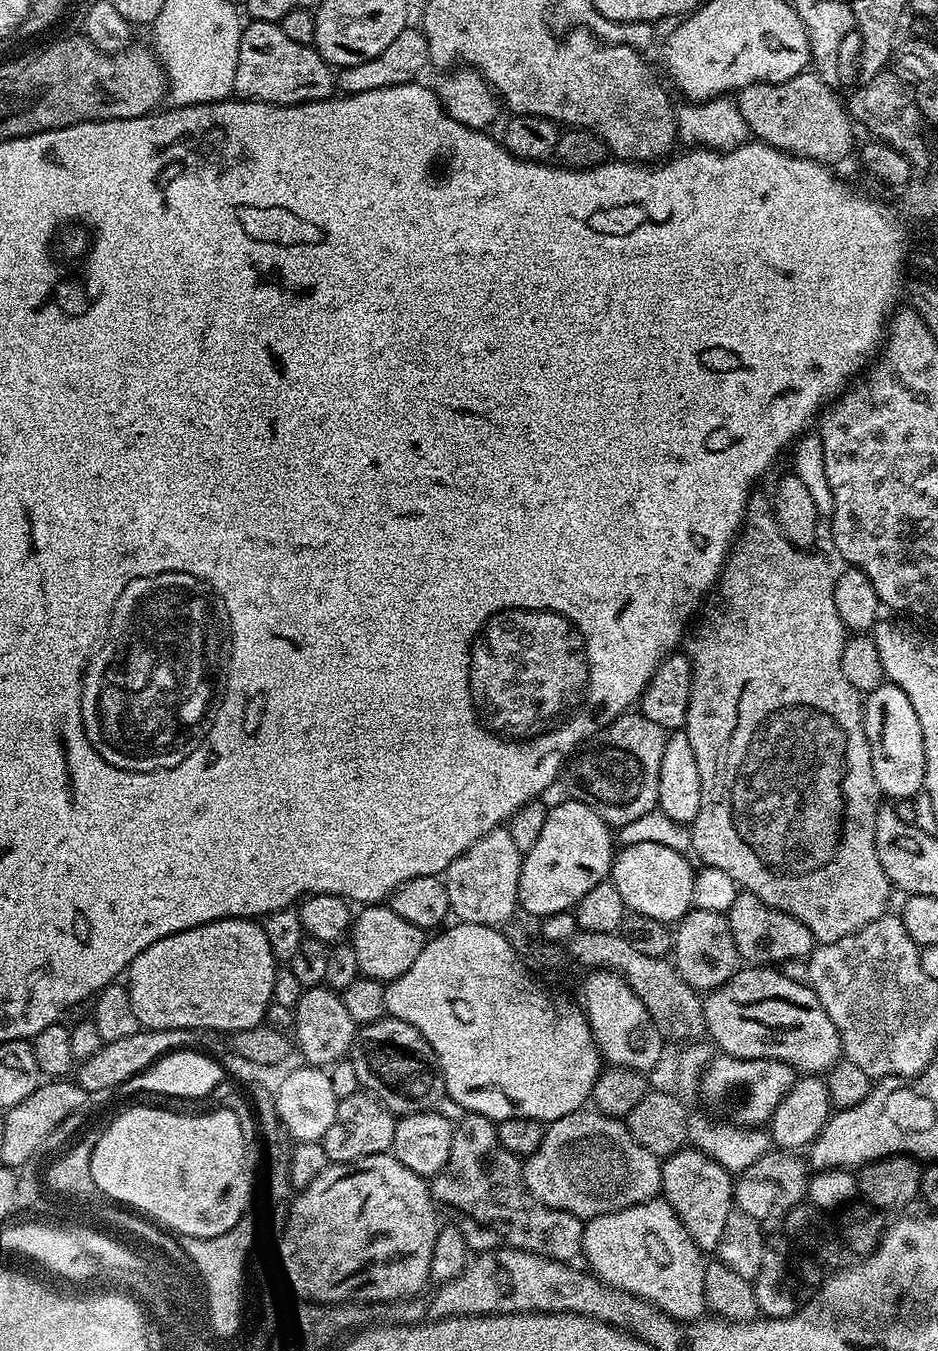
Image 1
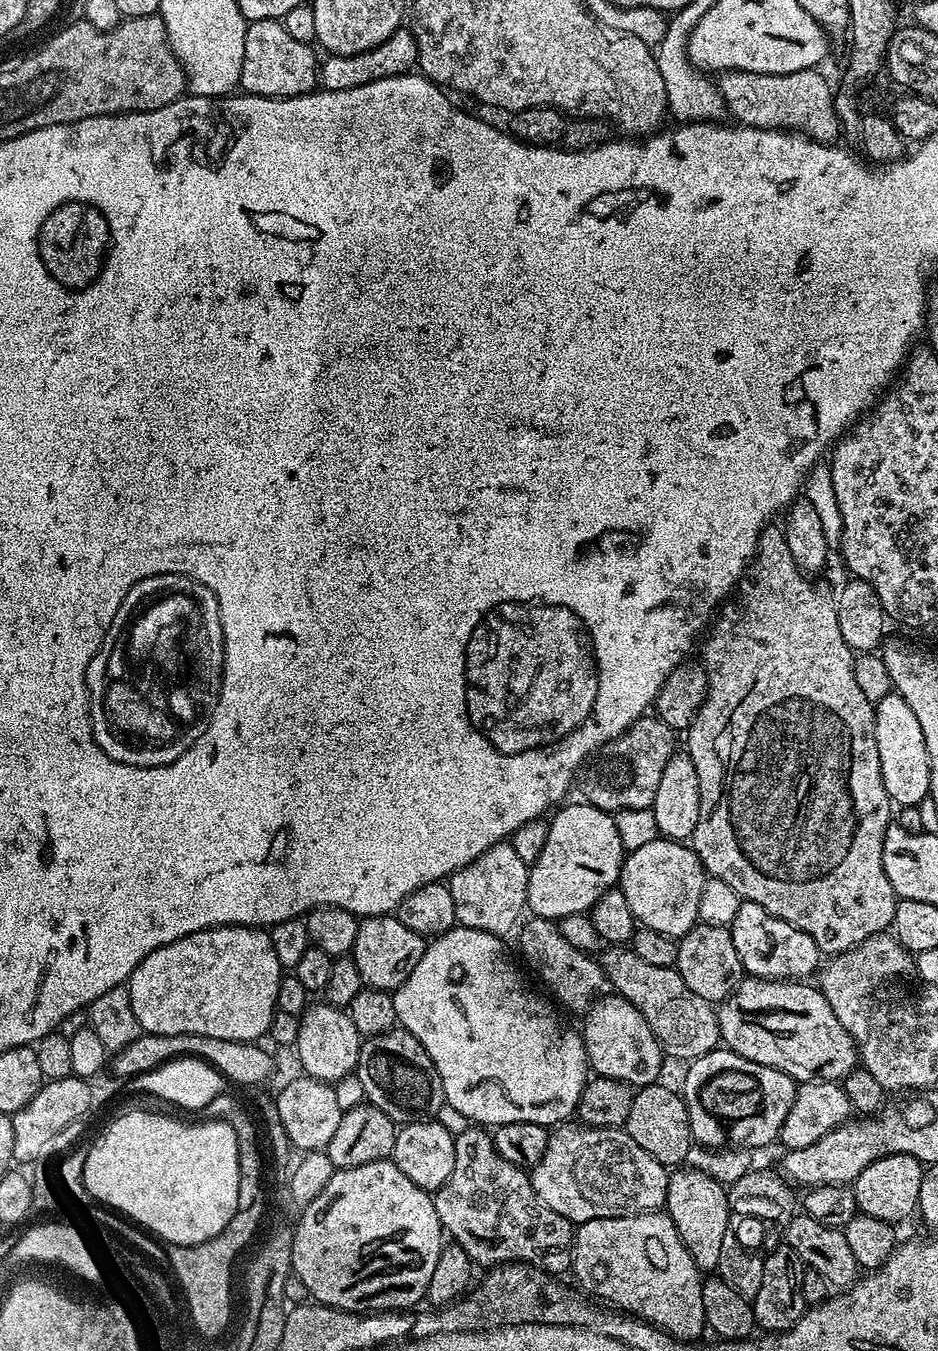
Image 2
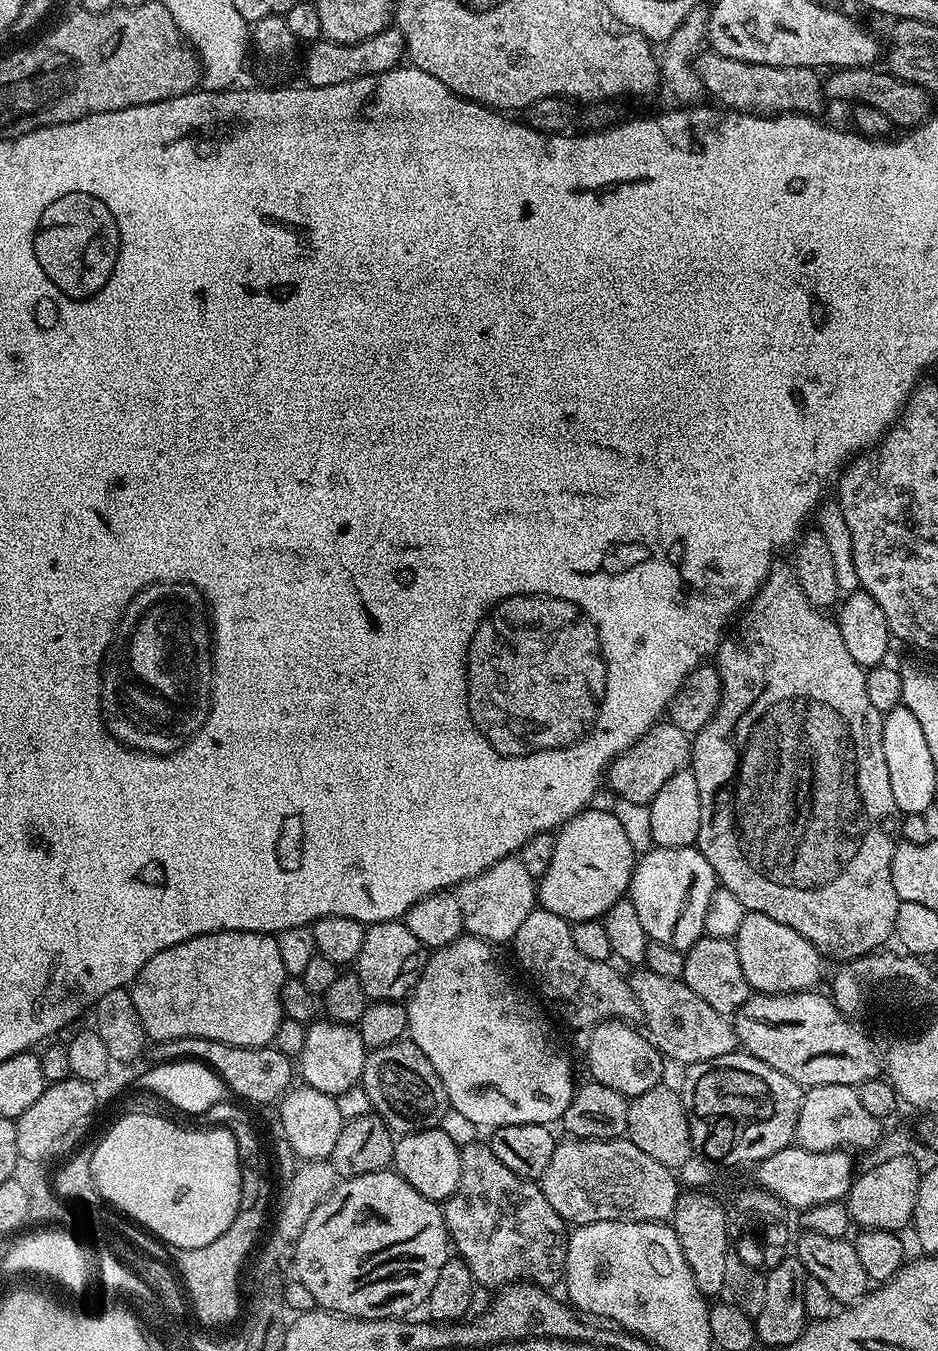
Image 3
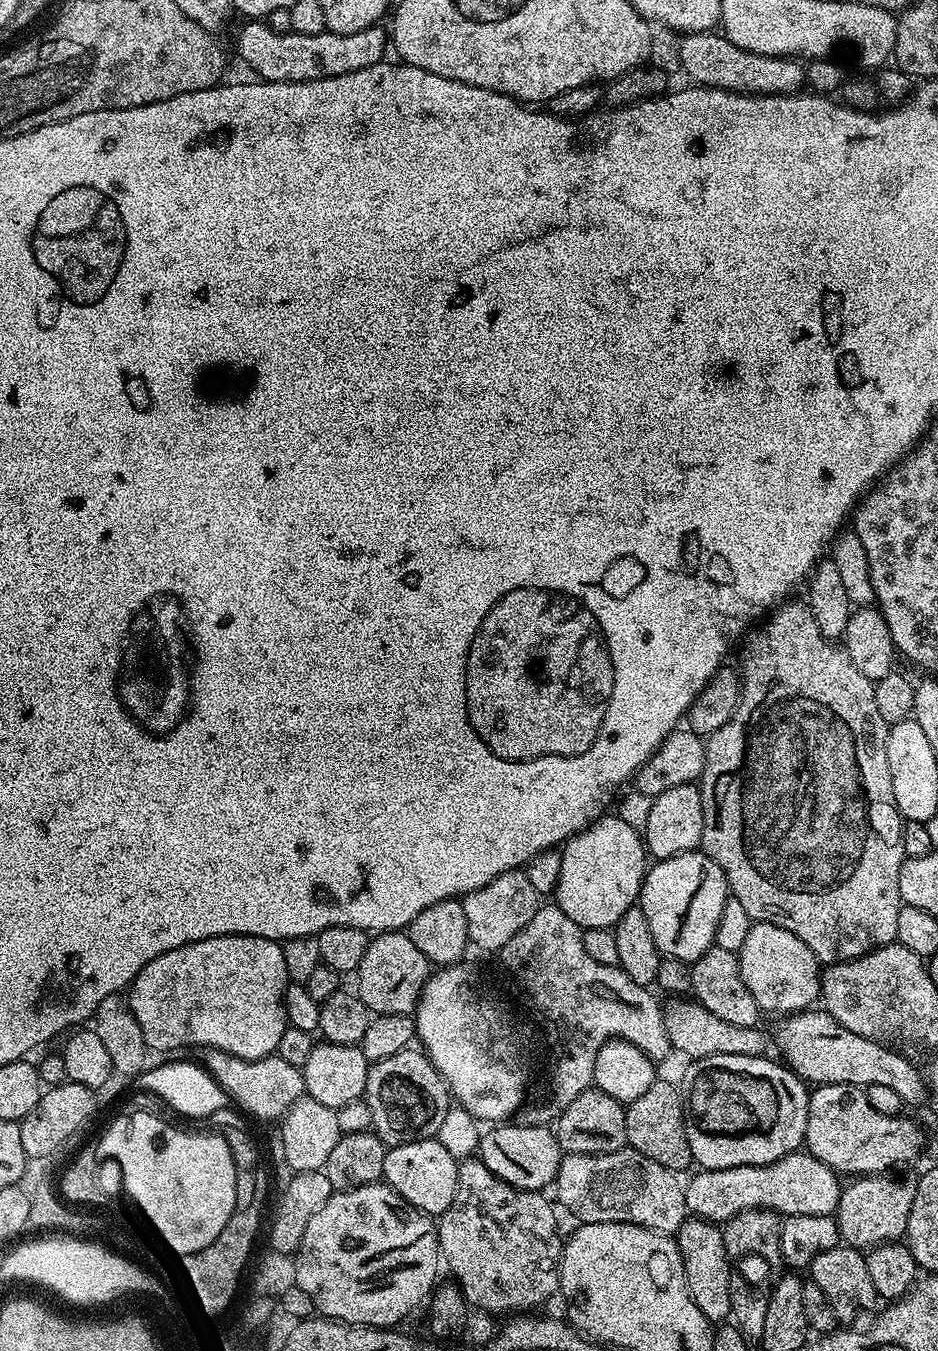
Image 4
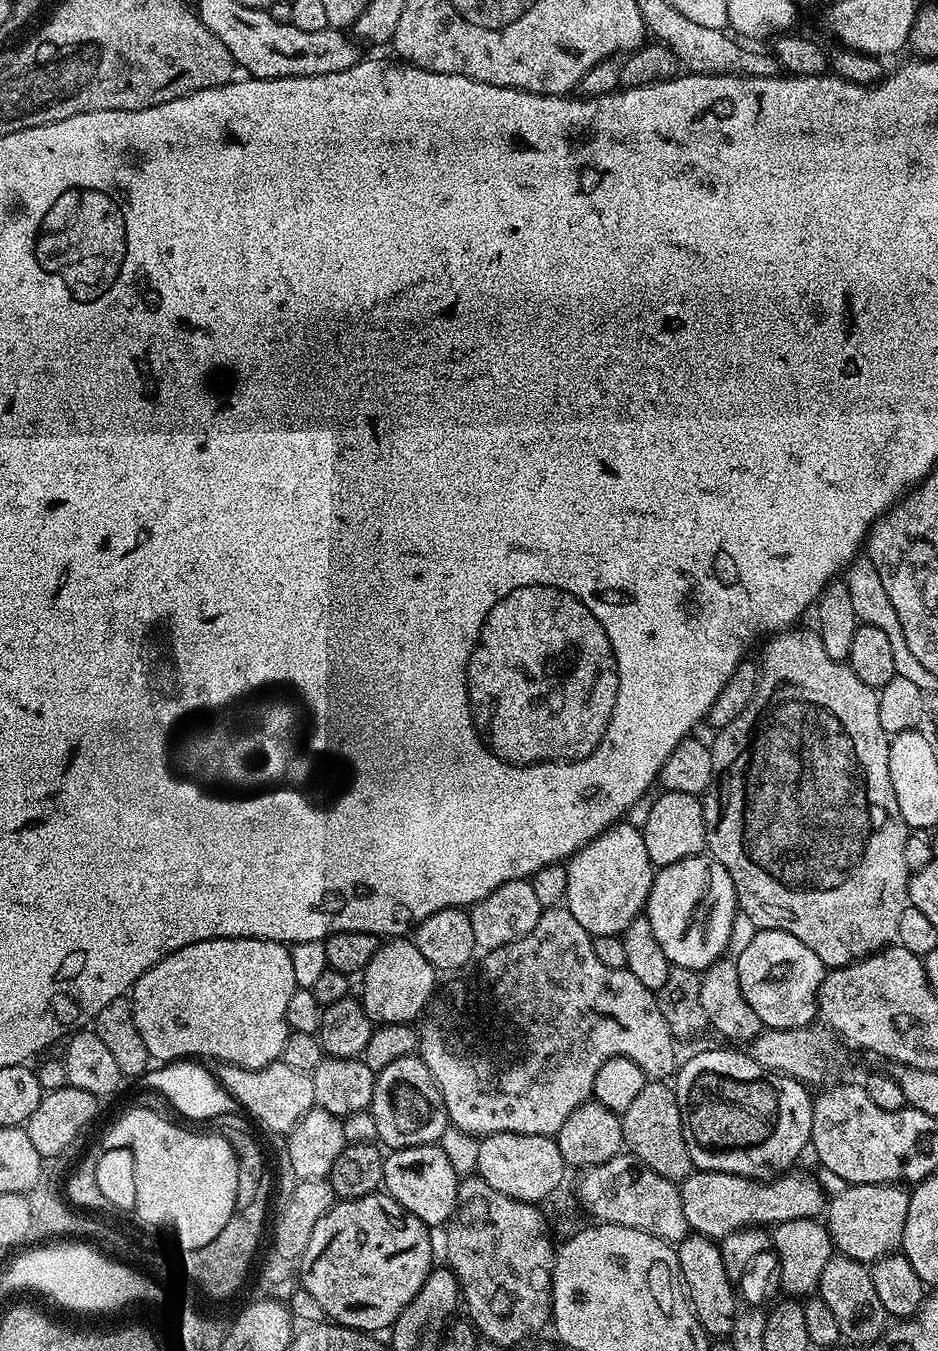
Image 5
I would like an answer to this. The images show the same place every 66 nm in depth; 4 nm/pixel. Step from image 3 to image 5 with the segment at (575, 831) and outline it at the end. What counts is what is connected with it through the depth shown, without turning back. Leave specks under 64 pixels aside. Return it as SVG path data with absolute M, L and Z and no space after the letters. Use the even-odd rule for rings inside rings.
M617 822L604 831L601 836L581 848L575 856L567 861L568 895L566 907L574 914L576 921L594 938L597 936L620 936L634 922L634 918L645 911L654 875L654 866L650 854L646 854L644 833L627 822Z

